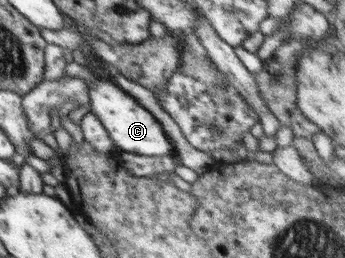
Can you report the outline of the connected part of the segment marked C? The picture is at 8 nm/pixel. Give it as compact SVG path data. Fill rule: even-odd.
M76 62L64 67L64 77L89 80L88 94L91 113L95 114L104 125L113 144L119 146L124 152L141 154L142 156L174 155L173 144L162 125L152 116L151 112L140 106L134 97L122 91L113 79L92 78L92 74Z

